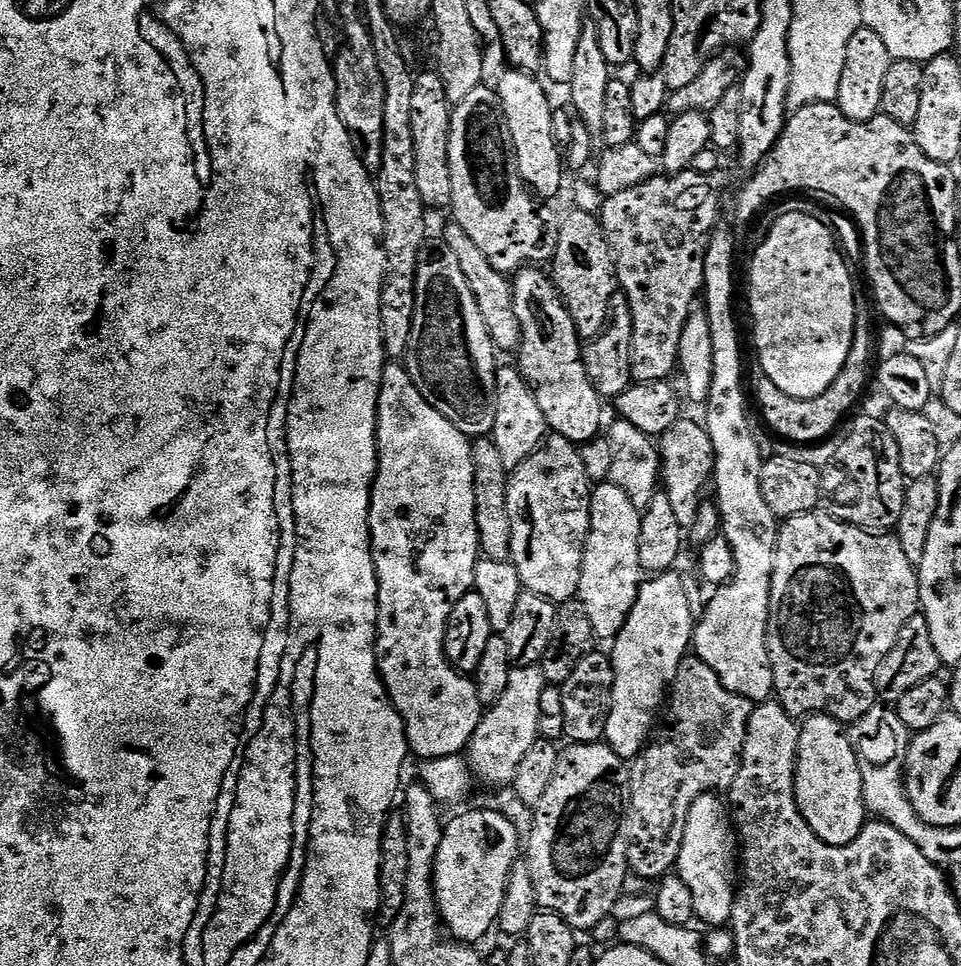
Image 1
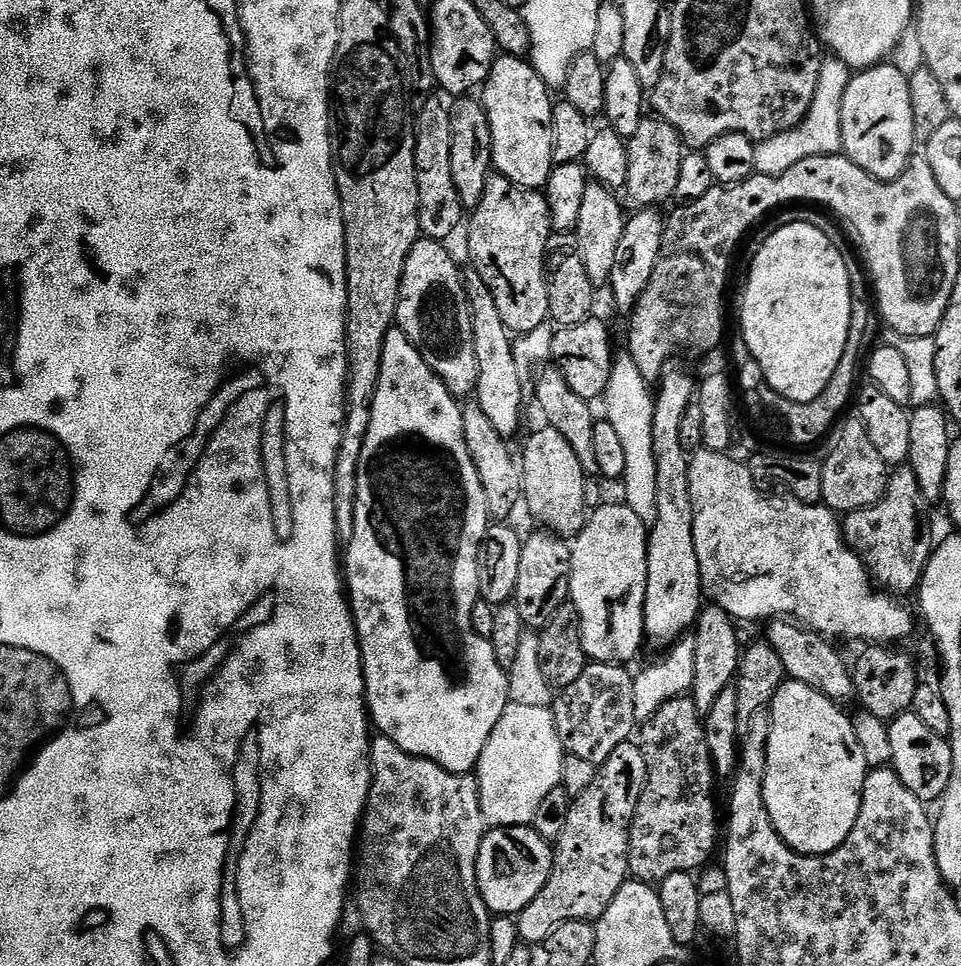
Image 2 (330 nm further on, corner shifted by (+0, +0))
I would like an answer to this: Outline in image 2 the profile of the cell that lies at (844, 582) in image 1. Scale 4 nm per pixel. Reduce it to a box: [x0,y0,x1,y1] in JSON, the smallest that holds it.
[843,466,934,593]

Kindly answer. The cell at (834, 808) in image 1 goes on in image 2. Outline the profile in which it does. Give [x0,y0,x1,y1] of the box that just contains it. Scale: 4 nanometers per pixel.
[764,679,870,856]

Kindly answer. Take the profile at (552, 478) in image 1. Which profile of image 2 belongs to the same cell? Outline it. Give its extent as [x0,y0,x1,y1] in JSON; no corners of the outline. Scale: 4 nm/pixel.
[522,426,586,538]

